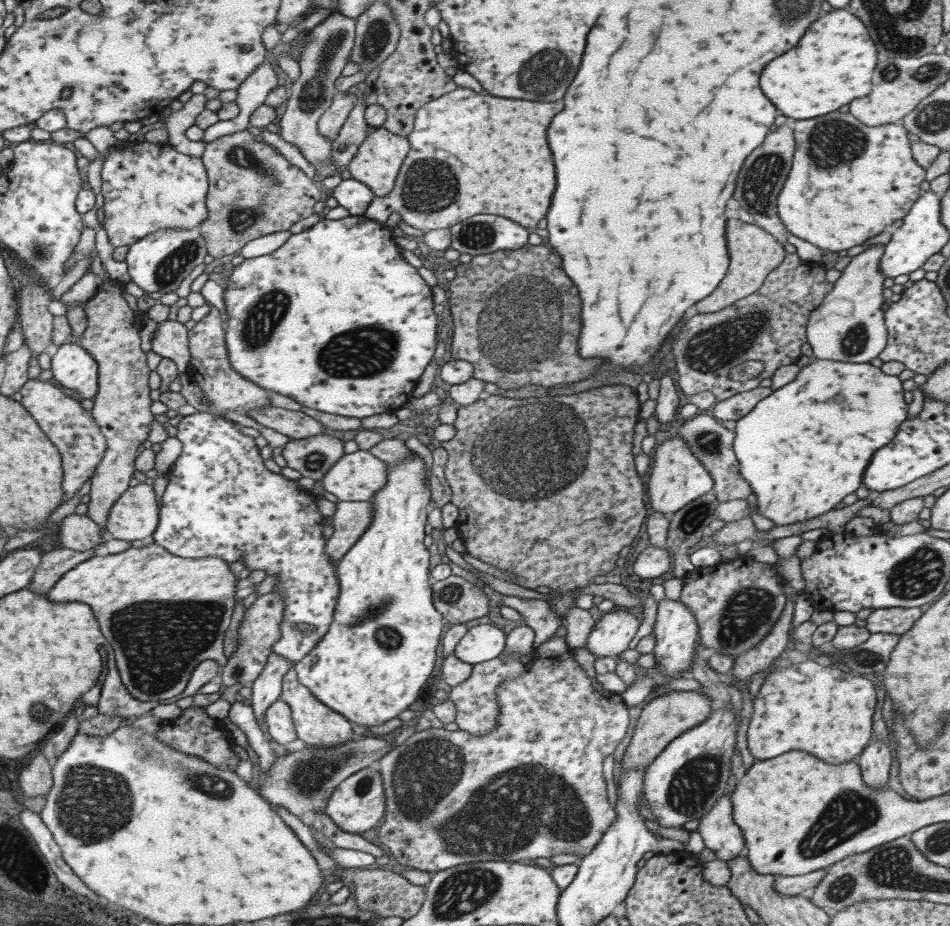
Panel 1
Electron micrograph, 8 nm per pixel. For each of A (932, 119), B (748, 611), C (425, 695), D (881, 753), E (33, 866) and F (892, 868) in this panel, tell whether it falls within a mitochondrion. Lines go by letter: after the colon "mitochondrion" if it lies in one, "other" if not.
A: mitochondrion
B: mitochondrion
C: other
D: other
E: other
F: mitochondrion

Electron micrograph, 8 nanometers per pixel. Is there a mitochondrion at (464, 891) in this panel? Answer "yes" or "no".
yes

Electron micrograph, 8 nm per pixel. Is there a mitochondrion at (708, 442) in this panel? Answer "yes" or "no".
yes

